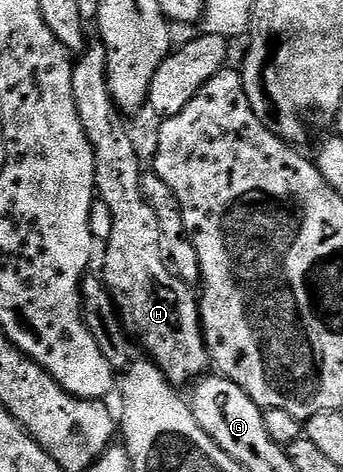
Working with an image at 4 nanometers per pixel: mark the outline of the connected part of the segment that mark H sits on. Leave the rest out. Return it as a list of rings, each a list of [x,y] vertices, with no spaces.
[[[100,42],[90,43],[76,57],[71,74],[71,94],[75,94],[75,110],[79,110],[79,122],[83,122],[95,158],[96,195],[107,202],[111,218],[115,218],[111,238],[104,245],[105,285],[113,293],[126,333],[145,347],[144,355],[159,366],[170,384],[192,385],[206,375],[211,364],[205,332],[201,328],[199,300],[194,289],[184,284],[167,263],[159,218],[155,218],[155,210],[151,210],[141,189],[143,167],[133,145],[133,136],[107,86],[105,47]]]

